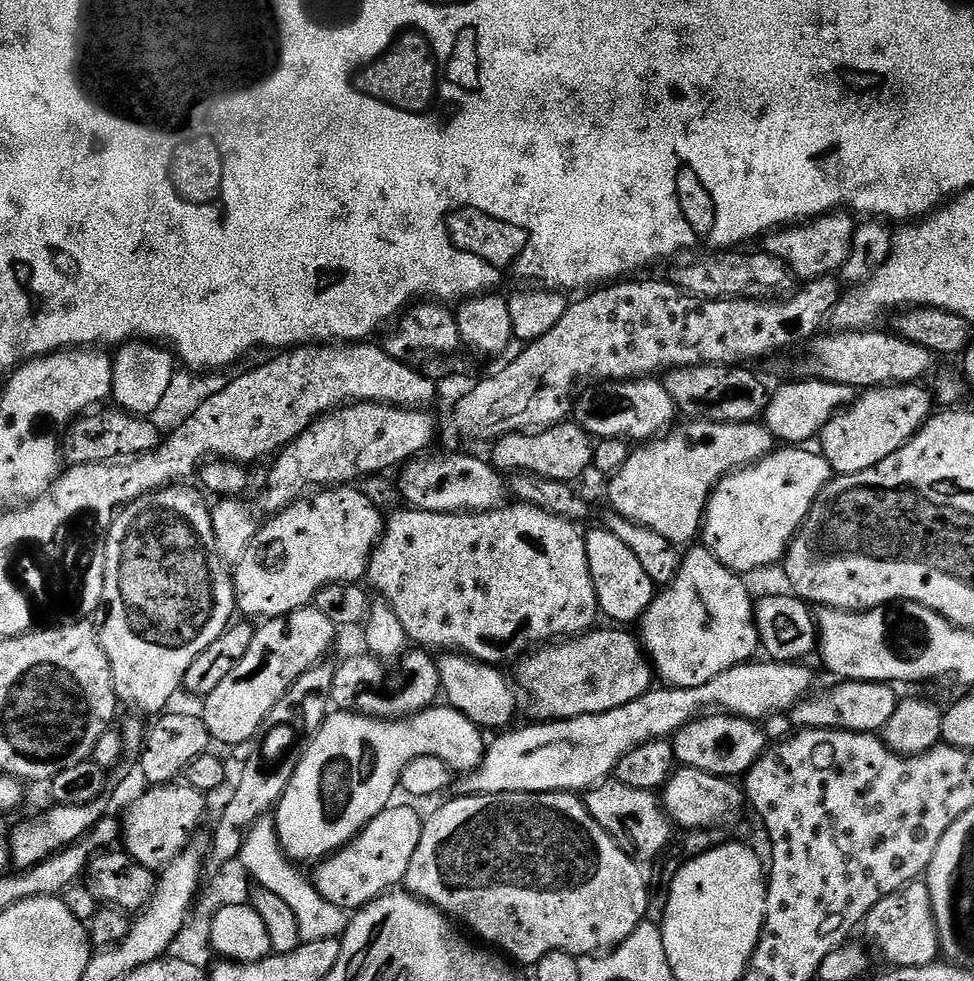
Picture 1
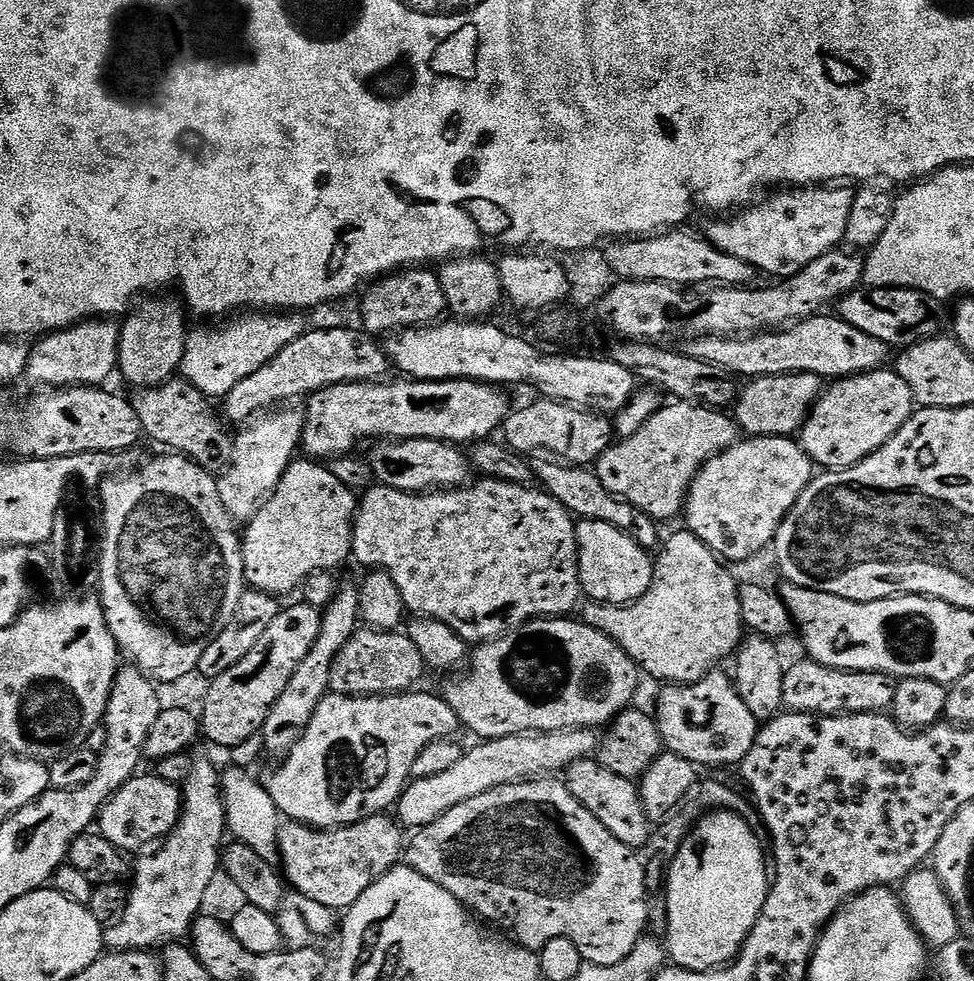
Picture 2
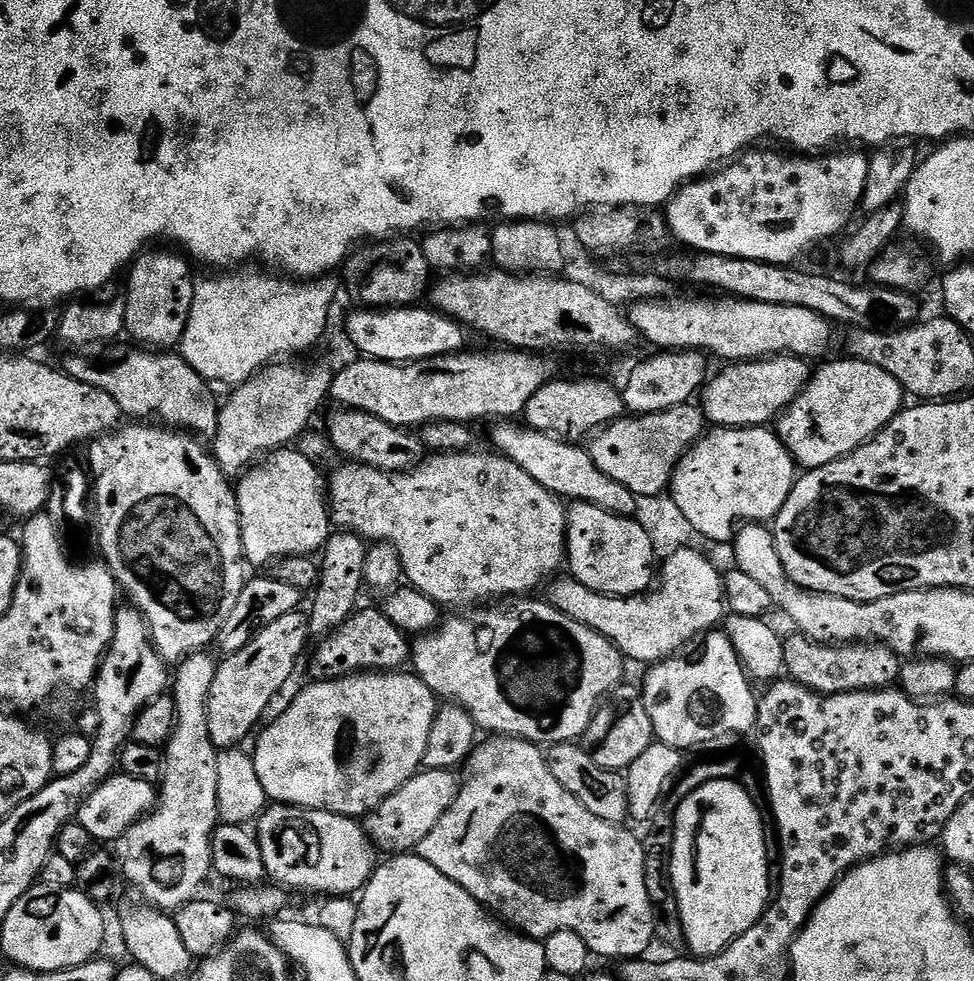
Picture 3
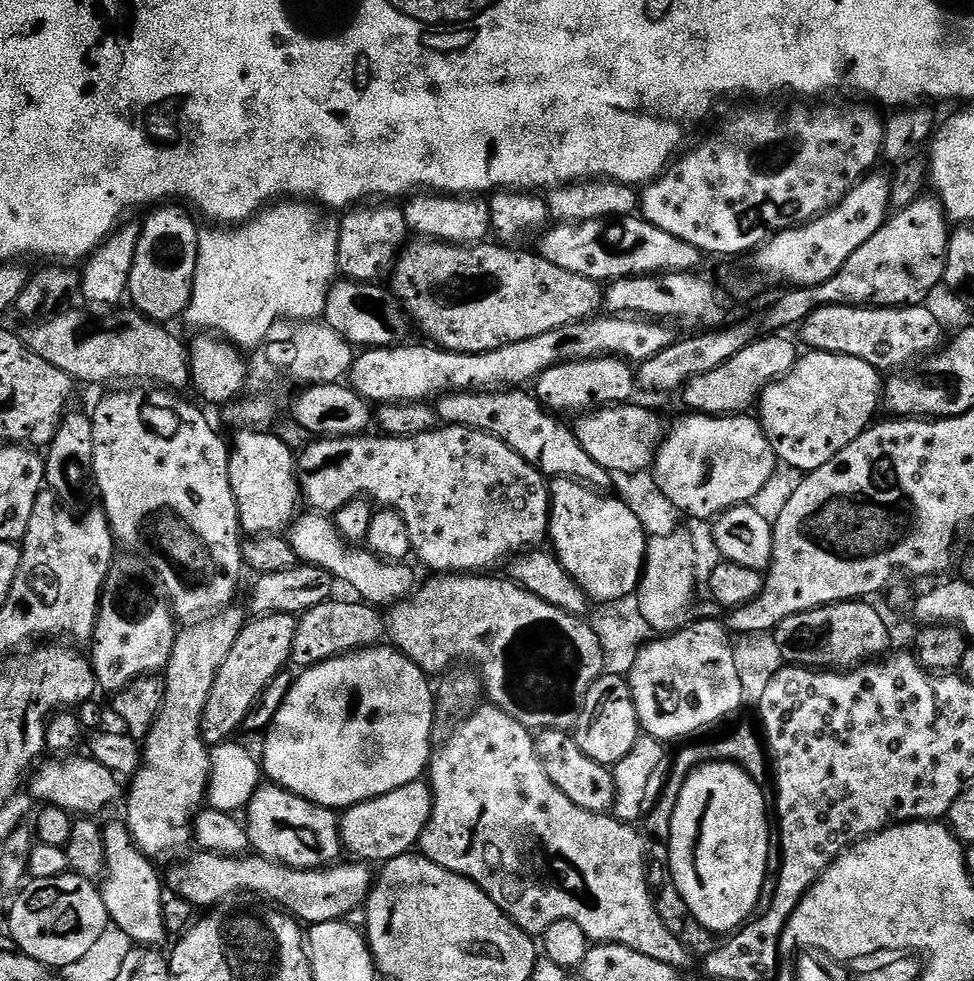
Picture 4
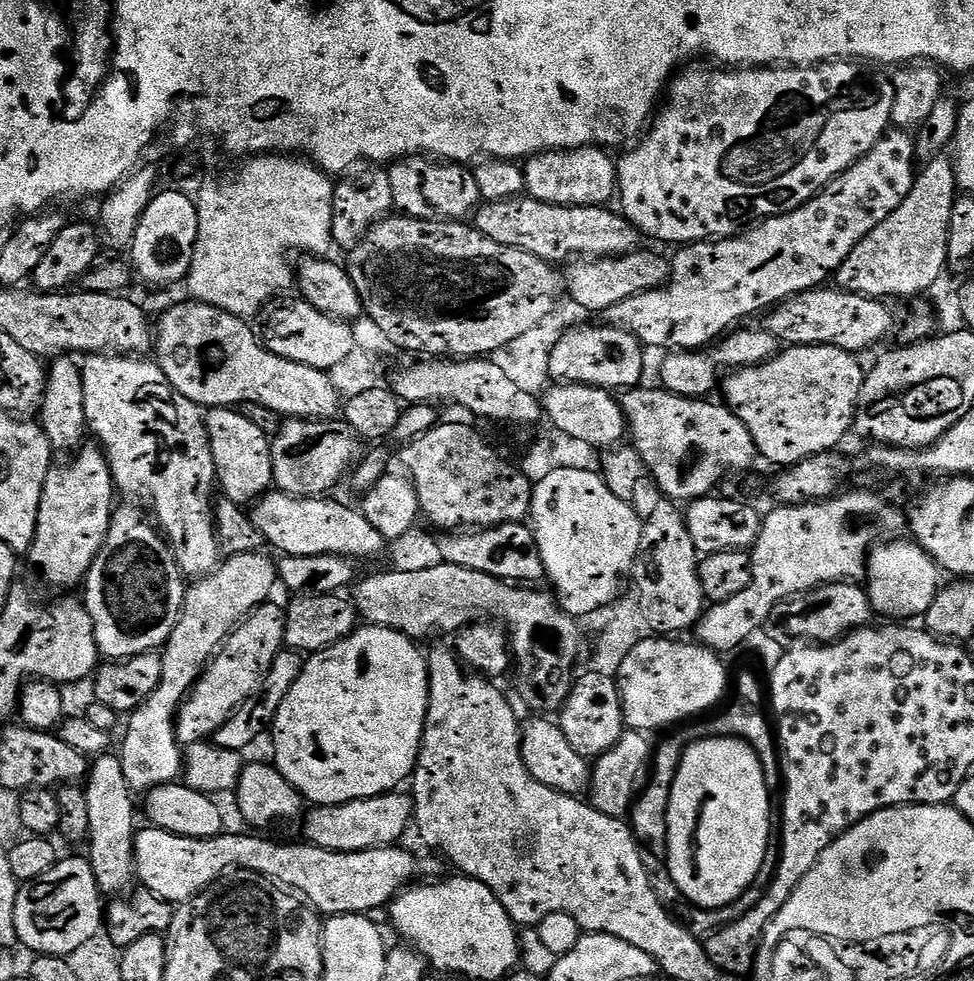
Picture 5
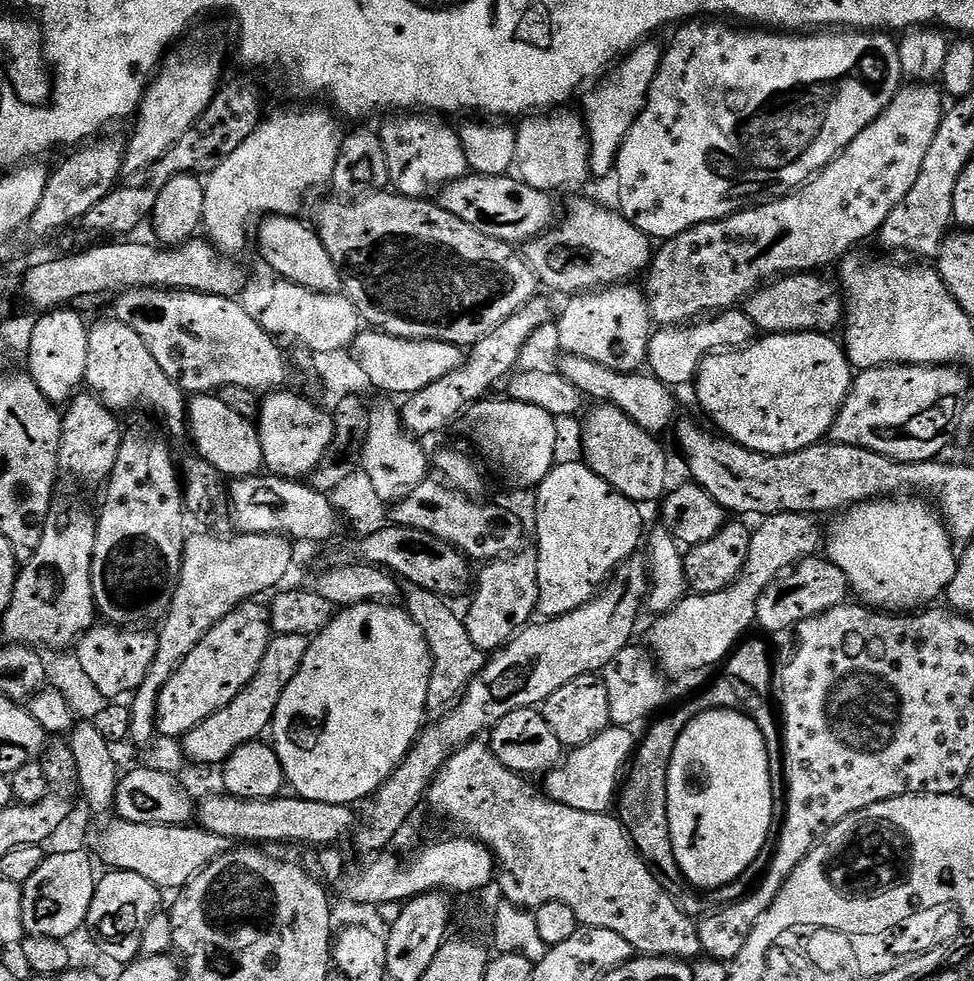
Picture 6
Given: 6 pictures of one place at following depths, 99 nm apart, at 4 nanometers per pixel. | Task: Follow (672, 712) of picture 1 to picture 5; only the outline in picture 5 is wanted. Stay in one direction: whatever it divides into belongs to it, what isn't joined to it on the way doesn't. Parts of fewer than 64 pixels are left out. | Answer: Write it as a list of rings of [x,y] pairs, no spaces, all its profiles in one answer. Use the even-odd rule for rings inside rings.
[[[397,790],[365,800],[313,807],[313,812],[309,811],[303,817],[303,839],[309,844],[335,852],[357,852],[399,845],[403,841],[400,839],[403,838],[404,831],[410,828],[414,820],[411,795],[404,793],[403,796],[402,793],[403,791]]]

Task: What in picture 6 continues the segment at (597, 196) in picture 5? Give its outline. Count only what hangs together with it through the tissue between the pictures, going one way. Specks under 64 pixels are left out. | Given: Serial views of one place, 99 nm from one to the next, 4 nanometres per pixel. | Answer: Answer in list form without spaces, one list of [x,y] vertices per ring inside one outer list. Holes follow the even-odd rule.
[[[548,110],[543,114],[529,114],[519,121],[516,128],[516,167],[519,179],[524,180],[534,190],[549,194],[568,192],[580,188],[592,176],[592,147],[588,141],[588,126],[583,115],[568,110]]]

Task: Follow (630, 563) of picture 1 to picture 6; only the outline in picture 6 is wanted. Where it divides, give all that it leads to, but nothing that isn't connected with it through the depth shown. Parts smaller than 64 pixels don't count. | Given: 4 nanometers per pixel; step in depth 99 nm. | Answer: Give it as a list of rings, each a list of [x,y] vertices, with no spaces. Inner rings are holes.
[[[584,462],[556,464],[550,474],[538,486],[536,496],[536,545],[538,558],[539,615],[544,618],[565,616],[589,604],[600,589],[612,579],[612,573],[626,560],[637,555],[640,535],[645,535],[641,509],[635,500],[627,500]]]

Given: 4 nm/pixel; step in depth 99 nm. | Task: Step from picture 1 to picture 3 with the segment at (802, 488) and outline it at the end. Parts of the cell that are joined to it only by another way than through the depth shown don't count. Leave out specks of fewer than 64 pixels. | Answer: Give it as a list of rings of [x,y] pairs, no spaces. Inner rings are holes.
[[[713,427],[678,462],[670,497],[686,514],[697,537],[726,543],[733,539],[734,529],[741,522],[775,521],[797,479],[797,462],[771,427]]]

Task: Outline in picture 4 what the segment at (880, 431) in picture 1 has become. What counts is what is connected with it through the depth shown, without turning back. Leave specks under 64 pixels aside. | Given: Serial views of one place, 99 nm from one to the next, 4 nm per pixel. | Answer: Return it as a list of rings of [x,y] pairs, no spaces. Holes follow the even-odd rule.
[[[805,351],[797,359],[791,372],[766,386],[758,401],[758,419],[764,427],[770,446],[776,451],[777,461],[781,465],[789,464],[790,467],[797,468],[800,474],[818,470],[818,466],[826,466],[826,462],[830,462],[834,454],[846,450],[846,446],[850,446],[854,438],[872,427],[877,419],[876,411],[881,411],[882,408],[884,385],[880,369],[870,366],[870,362],[862,362],[862,358]]]

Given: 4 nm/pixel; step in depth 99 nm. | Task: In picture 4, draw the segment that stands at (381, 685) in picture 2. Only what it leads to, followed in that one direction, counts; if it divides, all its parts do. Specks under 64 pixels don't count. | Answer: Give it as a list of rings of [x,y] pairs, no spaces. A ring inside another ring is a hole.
[[[328,599],[297,619],[291,658],[291,663],[297,664],[297,669],[313,668],[315,664],[332,660],[335,656],[377,647],[385,639],[384,616],[373,605],[363,602],[347,604],[338,599]]]

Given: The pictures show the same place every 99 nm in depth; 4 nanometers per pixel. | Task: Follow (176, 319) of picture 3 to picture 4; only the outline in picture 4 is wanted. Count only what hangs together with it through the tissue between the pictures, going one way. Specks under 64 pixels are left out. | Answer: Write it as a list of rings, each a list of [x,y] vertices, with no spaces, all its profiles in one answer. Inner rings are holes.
[[[160,206],[147,213],[148,221],[143,221],[138,238],[138,250],[134,254],[134,270],[130,270],[127,299],[132,300],[131,307],[143,316],[157,322],[180,320],[192,297],[194,274],[198,266],[198,242],[201,229],[180,208],[176,206]]]

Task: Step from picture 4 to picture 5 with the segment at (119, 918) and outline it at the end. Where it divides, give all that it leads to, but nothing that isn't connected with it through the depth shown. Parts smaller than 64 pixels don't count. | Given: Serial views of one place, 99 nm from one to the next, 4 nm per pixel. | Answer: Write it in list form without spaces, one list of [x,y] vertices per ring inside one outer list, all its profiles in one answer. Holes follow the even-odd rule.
[[[105,754],[95,757],[91,761],[86,782],[84,792],[86,794],[87,809],[90,814],[89,830],[86,837],[86,845],[88,844],[86,858],[94,870],[101,893],[127,893],[124,891],[131,886],[132,880],[134,884],[134,877],[136,876],[136,833],[138,831],[138,823],[136,824],[136,804],[132,801],[134,793],[131,786],[126,782],[126,774],[122,774],[122,762],[119,755]]]

